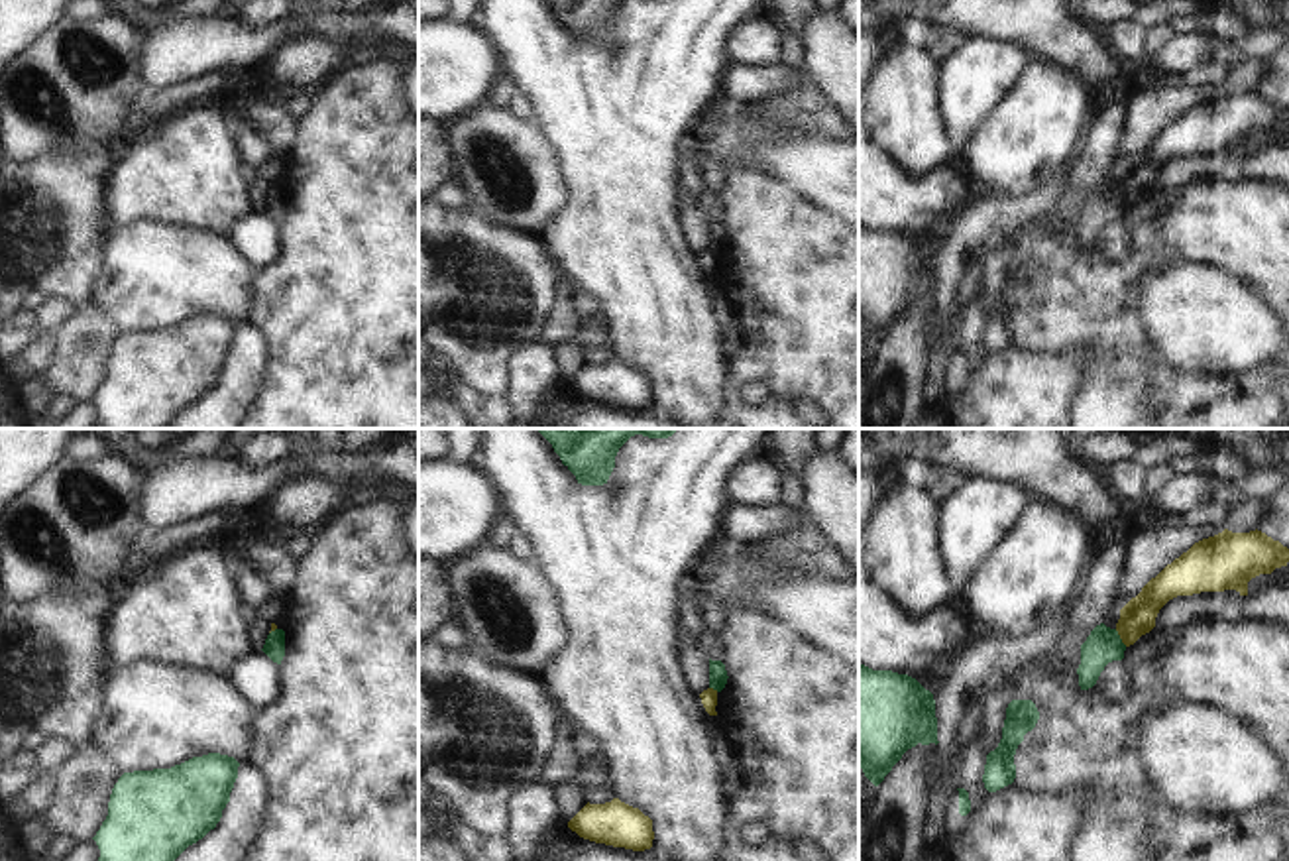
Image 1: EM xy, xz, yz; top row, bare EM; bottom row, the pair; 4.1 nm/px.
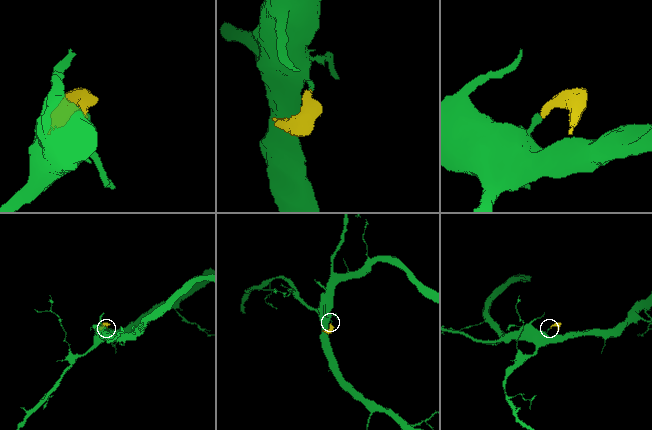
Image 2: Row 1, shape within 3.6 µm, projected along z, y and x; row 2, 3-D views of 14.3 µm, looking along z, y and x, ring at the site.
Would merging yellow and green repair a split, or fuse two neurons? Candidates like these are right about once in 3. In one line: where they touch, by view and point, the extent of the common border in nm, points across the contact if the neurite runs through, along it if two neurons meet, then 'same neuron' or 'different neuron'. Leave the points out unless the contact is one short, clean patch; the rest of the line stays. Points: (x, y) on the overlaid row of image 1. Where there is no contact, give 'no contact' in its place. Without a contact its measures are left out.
contact yz (1120, 637); length 90 nm; border yz (1115, 630), (1126, 645); different neuron

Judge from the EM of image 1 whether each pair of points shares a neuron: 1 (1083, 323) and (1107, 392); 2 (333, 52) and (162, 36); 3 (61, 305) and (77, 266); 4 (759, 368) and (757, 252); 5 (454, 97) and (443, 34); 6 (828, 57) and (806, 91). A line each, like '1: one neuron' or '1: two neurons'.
1: one neuron
2: two neurons
3: two neurons
4: one neuron
5: one neuron
6: two neurons

